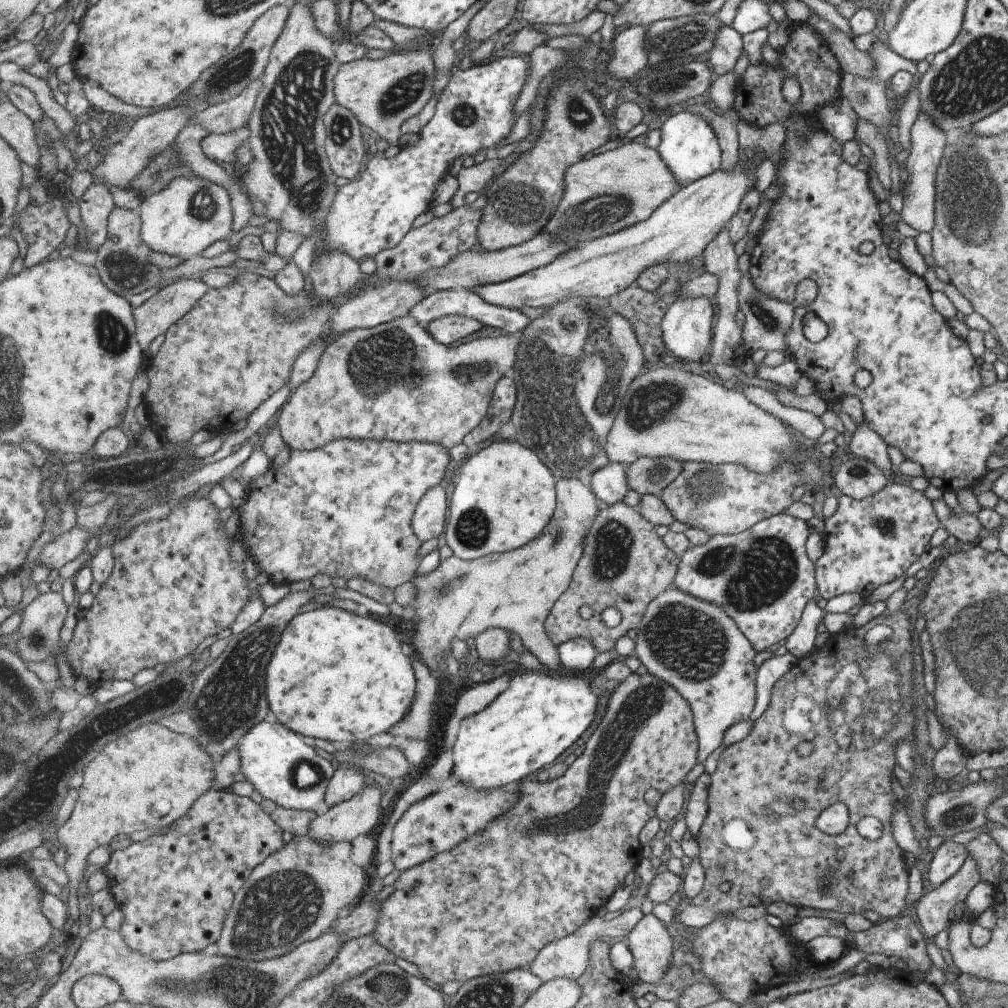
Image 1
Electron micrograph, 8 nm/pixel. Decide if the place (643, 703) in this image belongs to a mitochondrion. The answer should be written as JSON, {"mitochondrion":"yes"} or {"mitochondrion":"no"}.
{"mitochondrion":"yes"}

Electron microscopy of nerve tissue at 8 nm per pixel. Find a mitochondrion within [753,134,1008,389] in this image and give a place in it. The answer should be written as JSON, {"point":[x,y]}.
{"point":[969,198]}

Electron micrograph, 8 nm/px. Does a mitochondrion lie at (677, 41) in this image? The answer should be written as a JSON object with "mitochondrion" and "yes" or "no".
{"mitochondrion":"yes"}

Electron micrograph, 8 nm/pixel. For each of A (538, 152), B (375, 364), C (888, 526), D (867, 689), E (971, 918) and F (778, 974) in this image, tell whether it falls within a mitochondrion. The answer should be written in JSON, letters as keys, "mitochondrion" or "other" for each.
{"A":"other","B":"mitochondrion","C":"mitochondrion","D":"mitochondrion","E":"other","F":"other"}

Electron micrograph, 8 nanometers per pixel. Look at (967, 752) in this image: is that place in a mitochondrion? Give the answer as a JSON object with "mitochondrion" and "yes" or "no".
{"mitochondrion":"no"}

